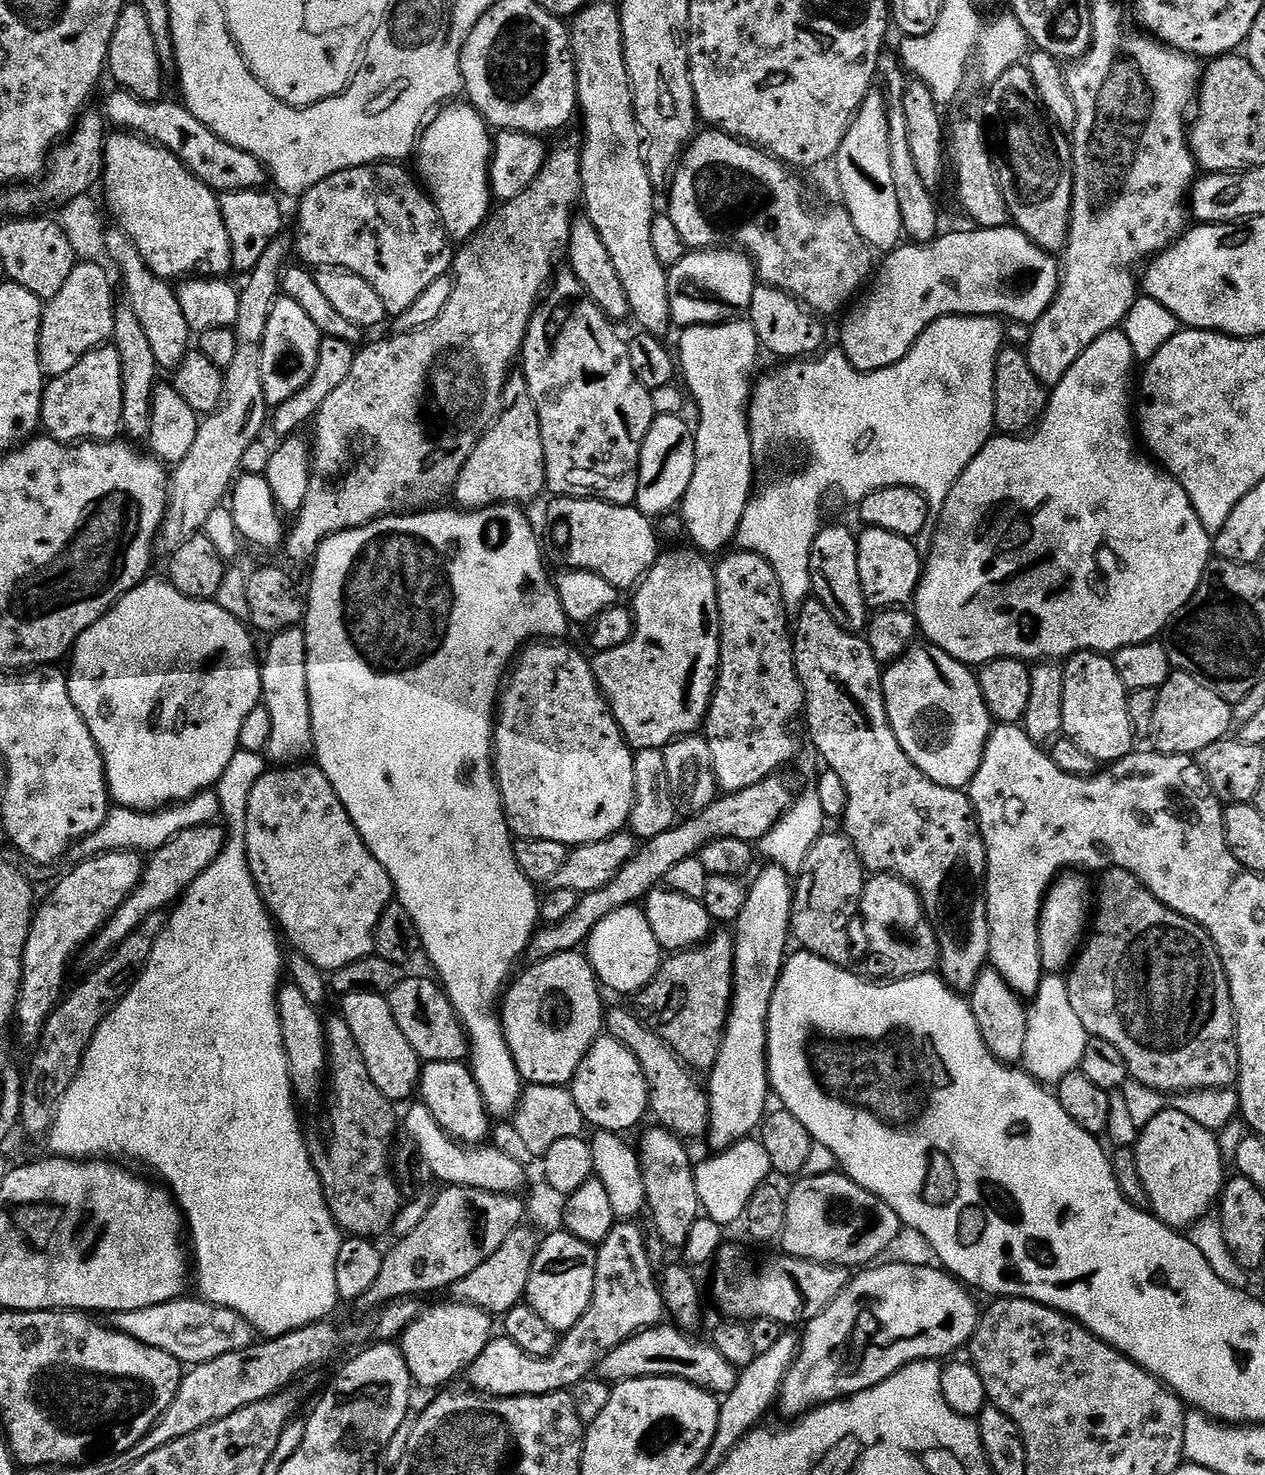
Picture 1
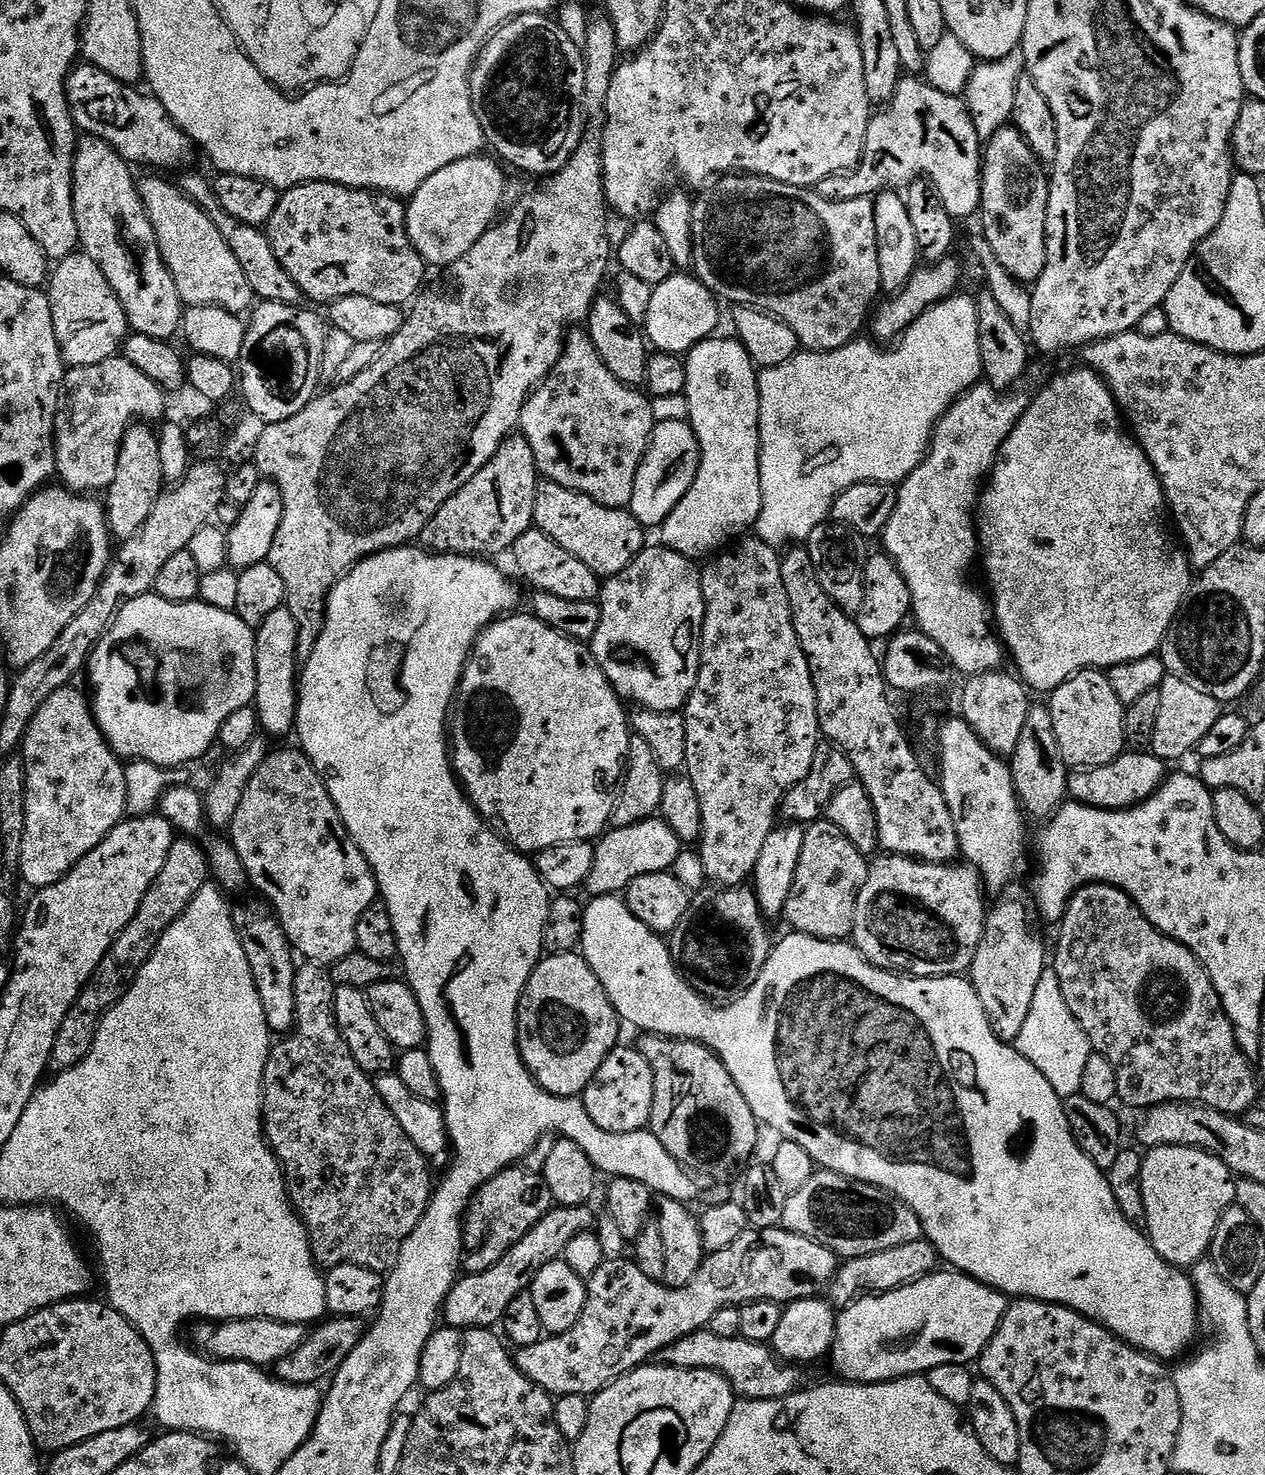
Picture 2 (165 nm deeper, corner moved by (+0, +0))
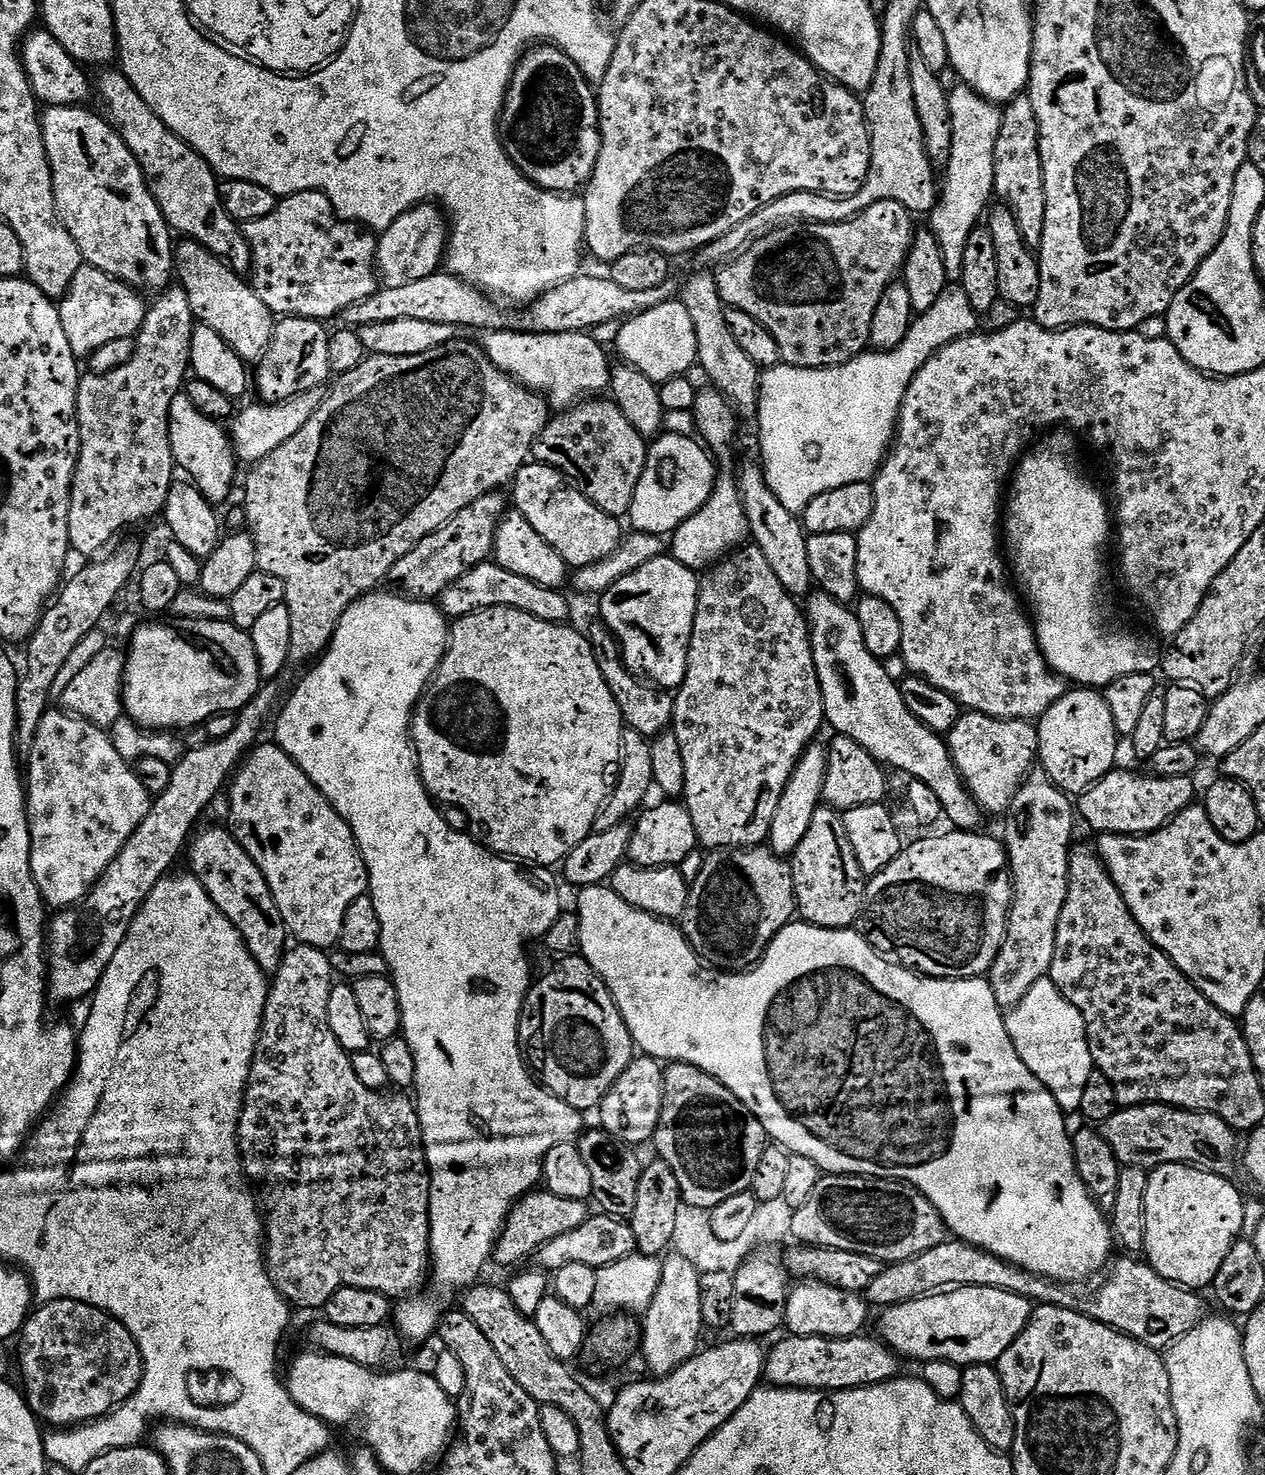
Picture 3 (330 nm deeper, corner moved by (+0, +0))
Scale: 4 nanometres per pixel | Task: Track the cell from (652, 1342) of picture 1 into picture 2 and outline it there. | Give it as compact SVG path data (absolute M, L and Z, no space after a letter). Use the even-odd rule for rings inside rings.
M701 1330L671 1344L662 1353L663 1363L671 1368L686 1370L714 1370L730 1382L732 1392L742 1400L777 1400L793 1396L801 1391L801 1369L791 1362L782 1362L768 1344L745 1340L743 1336L721 1338L707 1330Z

